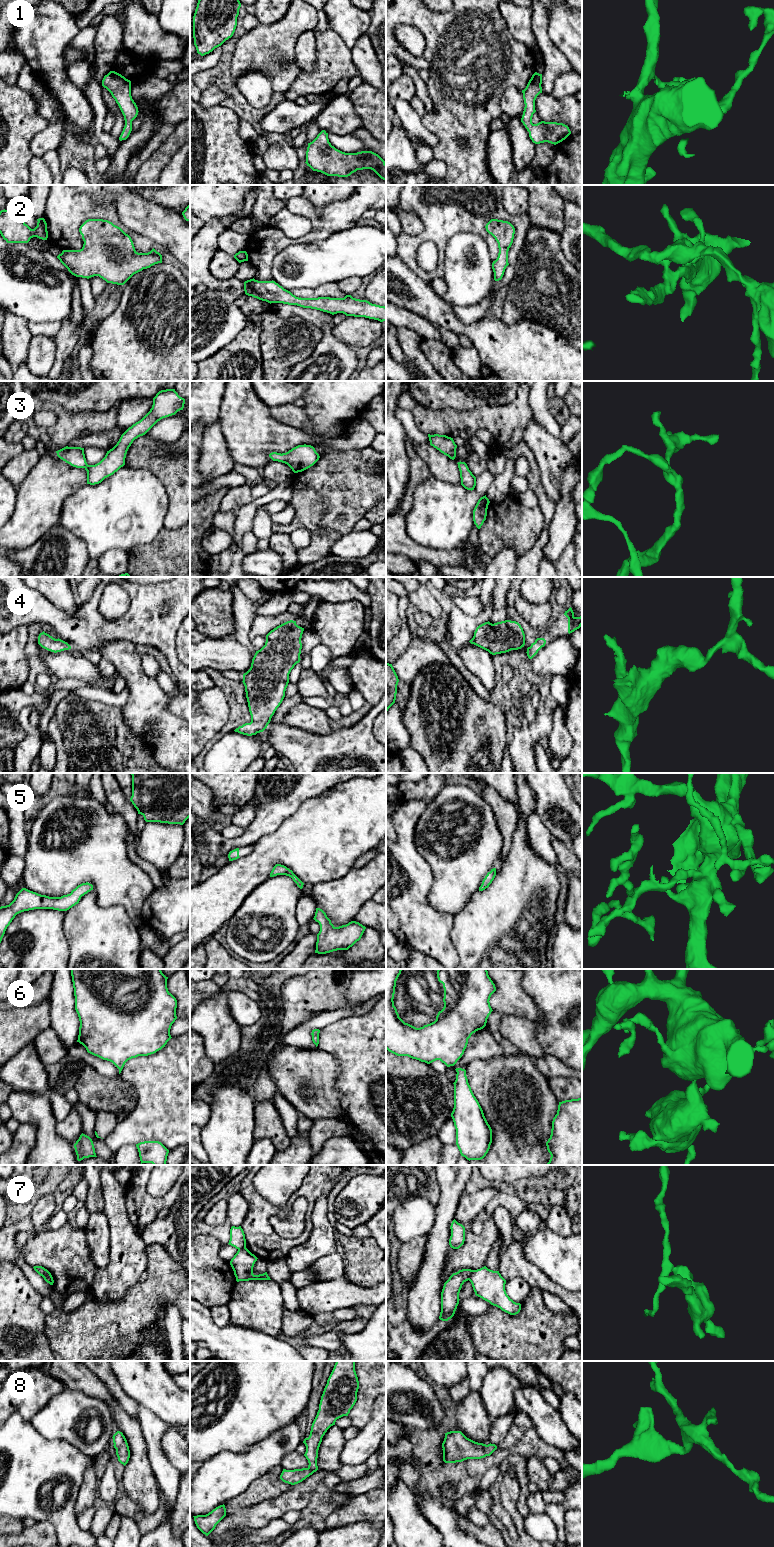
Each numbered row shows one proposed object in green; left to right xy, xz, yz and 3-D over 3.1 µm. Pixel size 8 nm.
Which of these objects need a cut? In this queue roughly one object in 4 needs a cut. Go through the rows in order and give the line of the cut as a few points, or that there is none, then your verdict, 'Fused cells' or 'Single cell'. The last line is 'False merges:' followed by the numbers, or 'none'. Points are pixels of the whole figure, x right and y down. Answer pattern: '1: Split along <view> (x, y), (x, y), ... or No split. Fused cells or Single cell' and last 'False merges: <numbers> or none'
1: No split. Single cell
2: No split. Single cell
3: No split. Single cell
4: No split. Single cell
5: No split. Single cell
6: No split. Single cell
7: Split along yz (472, 1270), (468, 1279). Fused cells
8: No split. Single cell
False merges: 7

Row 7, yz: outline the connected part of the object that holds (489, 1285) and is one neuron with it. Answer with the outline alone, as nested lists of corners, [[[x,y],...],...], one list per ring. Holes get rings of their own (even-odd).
[[[486,1266],[472,1270],[469,1281],[475,1295],[500,1308],[502,1311],[516,1315],[521,1310],[521,1304],[514,1302],[506,1293],[506,1280],[499,1271],[493,1271]]]

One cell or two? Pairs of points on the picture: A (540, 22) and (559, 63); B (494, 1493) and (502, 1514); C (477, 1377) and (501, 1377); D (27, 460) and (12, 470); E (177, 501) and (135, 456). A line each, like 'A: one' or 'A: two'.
A: one
B: one
C: two
D: one
E: one

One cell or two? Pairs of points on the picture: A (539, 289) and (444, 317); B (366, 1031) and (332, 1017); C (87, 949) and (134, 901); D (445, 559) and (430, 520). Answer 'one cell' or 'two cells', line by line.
A: two cells
B: two cells
C: two cells
D: two cells

